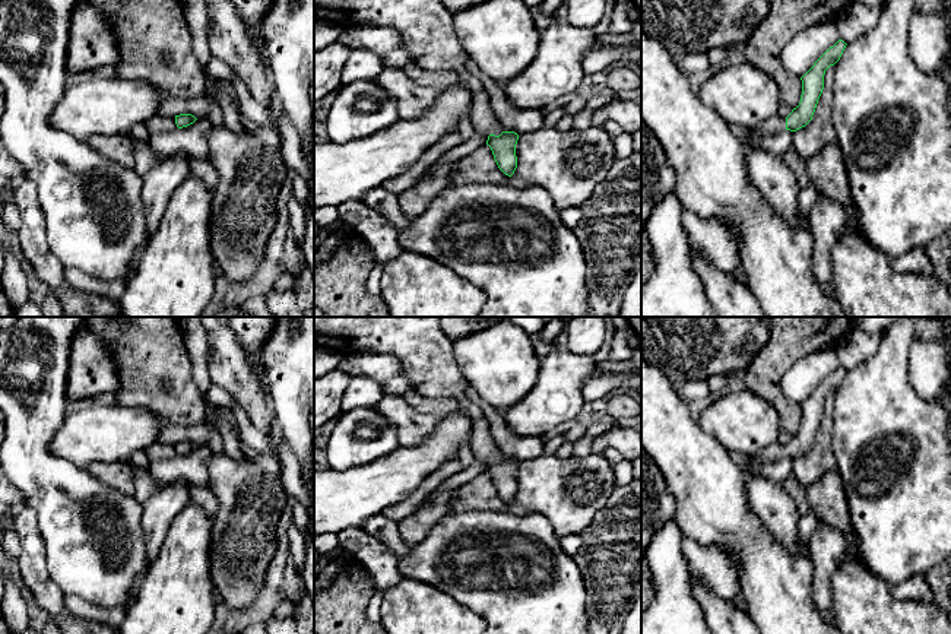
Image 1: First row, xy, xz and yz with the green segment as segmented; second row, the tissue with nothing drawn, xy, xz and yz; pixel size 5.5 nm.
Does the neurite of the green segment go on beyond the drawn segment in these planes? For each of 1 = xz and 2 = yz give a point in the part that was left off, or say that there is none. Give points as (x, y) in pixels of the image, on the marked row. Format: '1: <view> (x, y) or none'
1: xz (425, 27)
2: yz (777, 123)

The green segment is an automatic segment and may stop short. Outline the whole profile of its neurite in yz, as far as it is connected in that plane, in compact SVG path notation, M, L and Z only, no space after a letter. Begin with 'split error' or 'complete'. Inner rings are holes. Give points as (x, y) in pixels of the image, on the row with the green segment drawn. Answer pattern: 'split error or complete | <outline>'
split error | M839 39L801 77L801 102L787 117L782 117L779 114L773 115L770 120L761 123L757 130L761 134L777 134L783 130L796 131L805 127L812 120L818 99L822 93L825 70L840 60L846 45L847 44L843 39Z

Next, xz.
split error | M314 0L314 20L340 28L378 26L400 35L400 48L409 51L413 63L425 70L454 70L459 83L473 92L472 124L488 136L498 168L511 177L517 168L519 134L504 131L494 115L488 93L467 67L453 23L453 13L441 0Z

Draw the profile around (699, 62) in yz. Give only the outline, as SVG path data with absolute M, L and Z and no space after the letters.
M704 53L690 54L678 63L687 75L704 72L710 67L709 56Z

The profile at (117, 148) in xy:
M93 134L86 139L88 145L104 158L124 168L134 168L136 159L129 134Z

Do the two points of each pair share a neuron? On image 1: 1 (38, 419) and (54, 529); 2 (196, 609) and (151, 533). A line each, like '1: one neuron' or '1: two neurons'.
1: one neuron
2: two neurons

